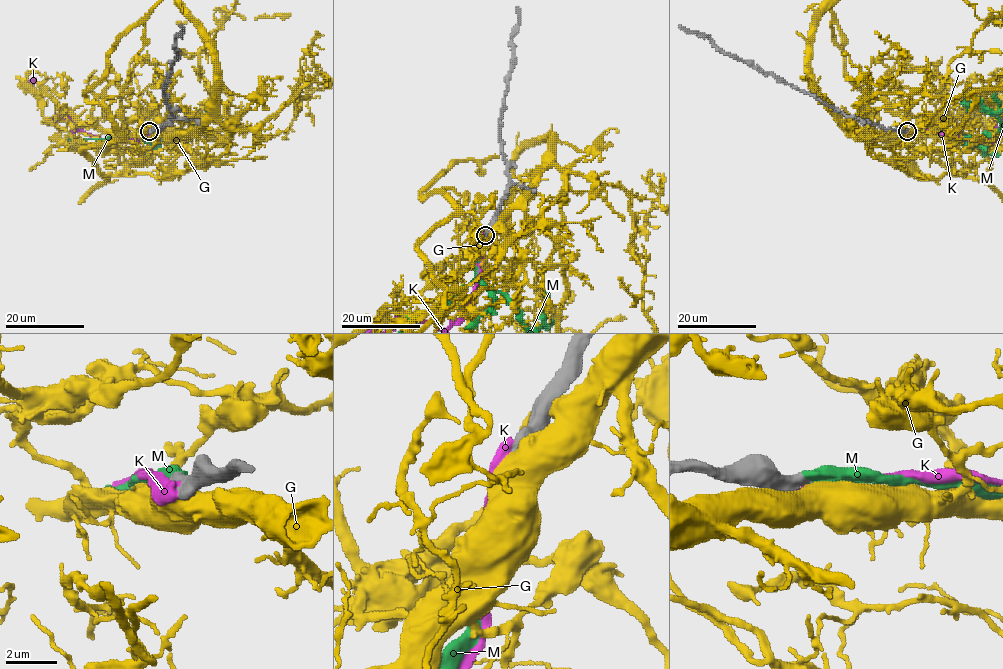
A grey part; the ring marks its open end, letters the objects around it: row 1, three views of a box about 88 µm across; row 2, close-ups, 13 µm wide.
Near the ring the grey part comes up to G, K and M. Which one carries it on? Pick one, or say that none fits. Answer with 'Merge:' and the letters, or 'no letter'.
Merge: M

